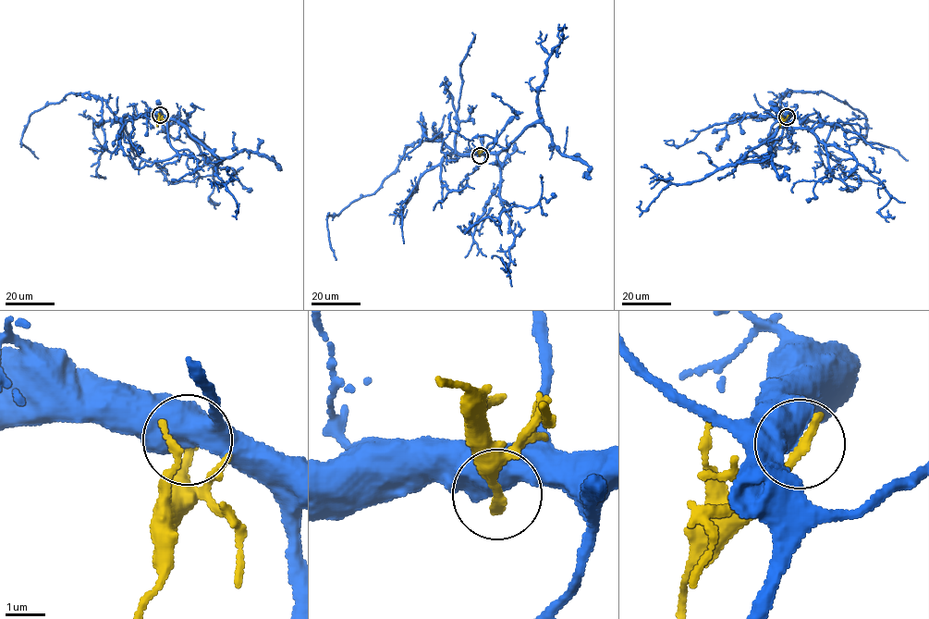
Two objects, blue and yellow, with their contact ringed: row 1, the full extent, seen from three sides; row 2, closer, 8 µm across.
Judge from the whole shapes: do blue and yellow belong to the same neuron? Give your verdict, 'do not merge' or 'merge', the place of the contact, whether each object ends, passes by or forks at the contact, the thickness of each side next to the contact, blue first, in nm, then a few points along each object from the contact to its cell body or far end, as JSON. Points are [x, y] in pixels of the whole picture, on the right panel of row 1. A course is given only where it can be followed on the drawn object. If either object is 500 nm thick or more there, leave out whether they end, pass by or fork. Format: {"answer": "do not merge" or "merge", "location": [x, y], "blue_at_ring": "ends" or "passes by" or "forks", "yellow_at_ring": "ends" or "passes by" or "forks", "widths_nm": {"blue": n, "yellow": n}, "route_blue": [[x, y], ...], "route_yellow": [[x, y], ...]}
{"answer": "do not merge", "location": [787, 117], "widths_nm": {"blue": 750, "yellow": 320}, "route_blue": [[787, 117], [777, 118], [781, 98], [789, 90], [824, 92], [864, 115], [864, 140], [893, 148], [908, 160]], "route_yellow": [[787, 117], [779, 128]]}

